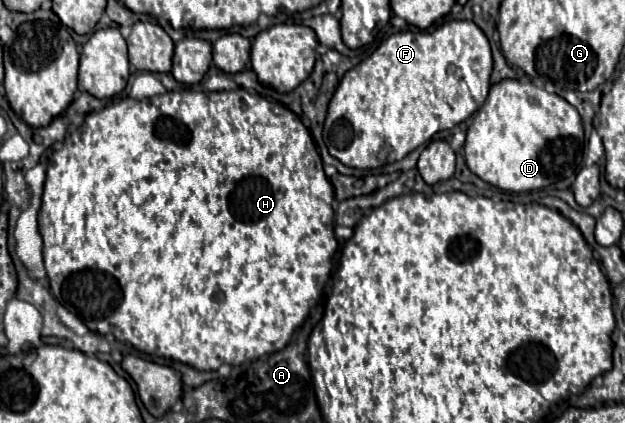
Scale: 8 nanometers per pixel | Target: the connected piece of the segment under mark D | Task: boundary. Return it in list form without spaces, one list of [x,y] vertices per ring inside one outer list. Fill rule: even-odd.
[[[504,79],[490,87],[486,101],[476,111],[464,143],[464,159],[468,169],[482,181],[504,191],[534,191],[556,181],[576,175],[580,169],[580,153],[584,145],[584,129],[578,111],[562,97],[536,87],[532,81]]]

